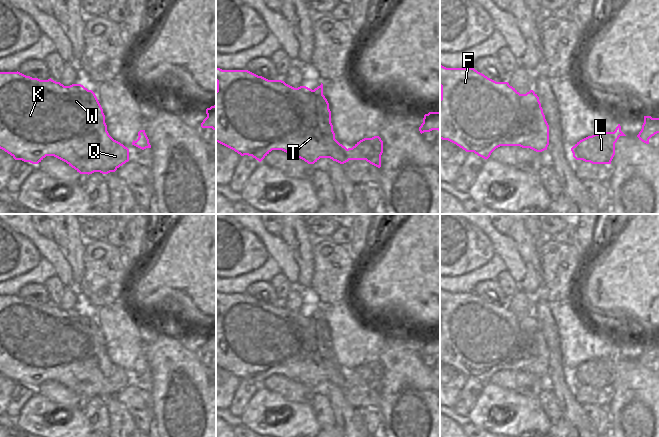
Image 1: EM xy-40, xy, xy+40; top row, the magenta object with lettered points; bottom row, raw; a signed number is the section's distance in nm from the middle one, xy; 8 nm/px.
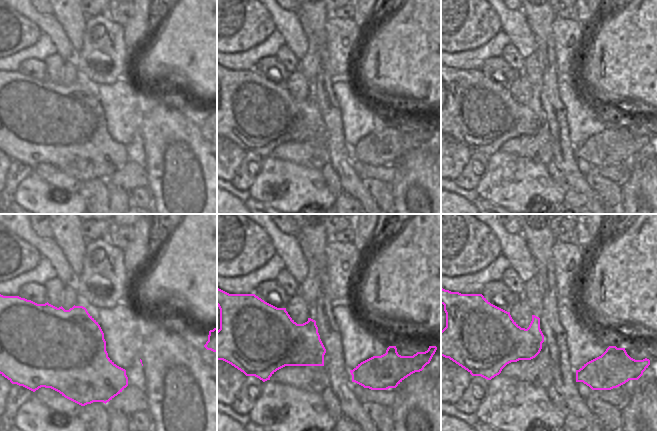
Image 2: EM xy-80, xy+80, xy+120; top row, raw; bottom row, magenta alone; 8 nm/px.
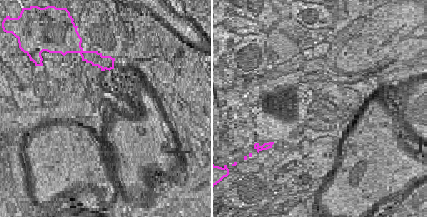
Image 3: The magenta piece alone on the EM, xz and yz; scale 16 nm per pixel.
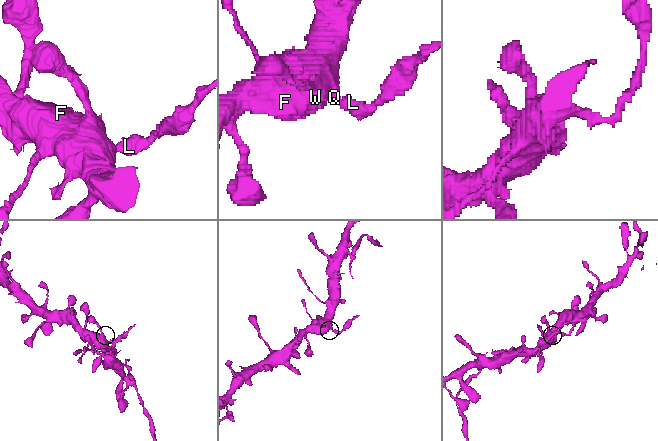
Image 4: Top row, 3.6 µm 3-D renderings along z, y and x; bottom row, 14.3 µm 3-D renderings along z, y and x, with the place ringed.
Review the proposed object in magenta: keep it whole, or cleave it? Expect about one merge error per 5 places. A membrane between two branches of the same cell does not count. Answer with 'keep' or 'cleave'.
cleave

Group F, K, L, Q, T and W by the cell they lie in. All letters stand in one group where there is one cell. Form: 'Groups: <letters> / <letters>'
Groups: F K Q T W / L.

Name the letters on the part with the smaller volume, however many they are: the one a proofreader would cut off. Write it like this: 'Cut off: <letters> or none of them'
Cut off: L

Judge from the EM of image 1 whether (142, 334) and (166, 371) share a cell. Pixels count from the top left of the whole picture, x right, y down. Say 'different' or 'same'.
different

